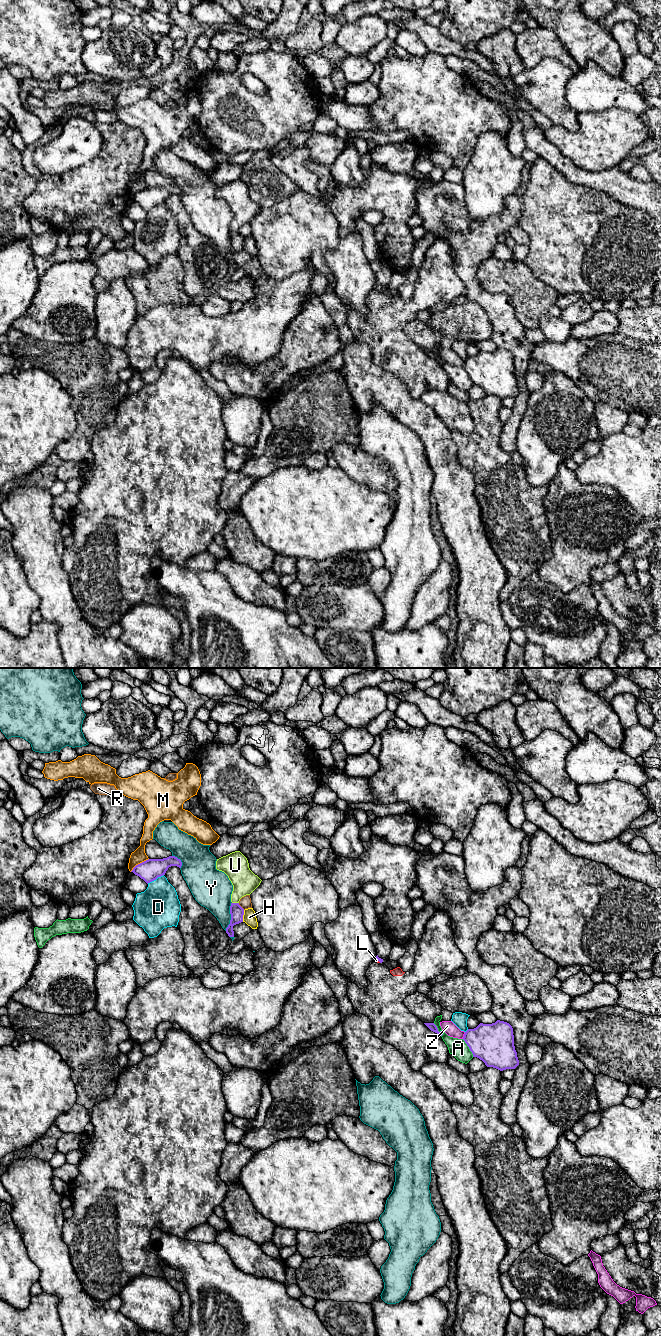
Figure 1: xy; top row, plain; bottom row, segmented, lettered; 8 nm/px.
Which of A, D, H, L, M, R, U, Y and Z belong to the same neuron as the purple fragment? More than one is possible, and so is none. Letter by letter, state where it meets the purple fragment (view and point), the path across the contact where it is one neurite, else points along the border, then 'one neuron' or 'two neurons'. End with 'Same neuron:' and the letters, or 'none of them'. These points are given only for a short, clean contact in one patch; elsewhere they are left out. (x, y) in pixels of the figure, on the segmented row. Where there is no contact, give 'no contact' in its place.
A: xy (469, 1048) | two neurons
D: xy (155, 879) | two neurons
H: xy (242, 916) | two neurons
L: xy (378, 960) | along xy (376, 959), (380, 962) | two neurons
M: xy (140, 863) | along xy (148, 858), (138, 863), (130, 871) | two neurons
R: xy (240, 906) | two neurons
U: xy (235, 903) | two neurons
Y: xy (231, 916) | two neurons
Z: xy (464, 1035) | two neurons
Same neuron: none of them

